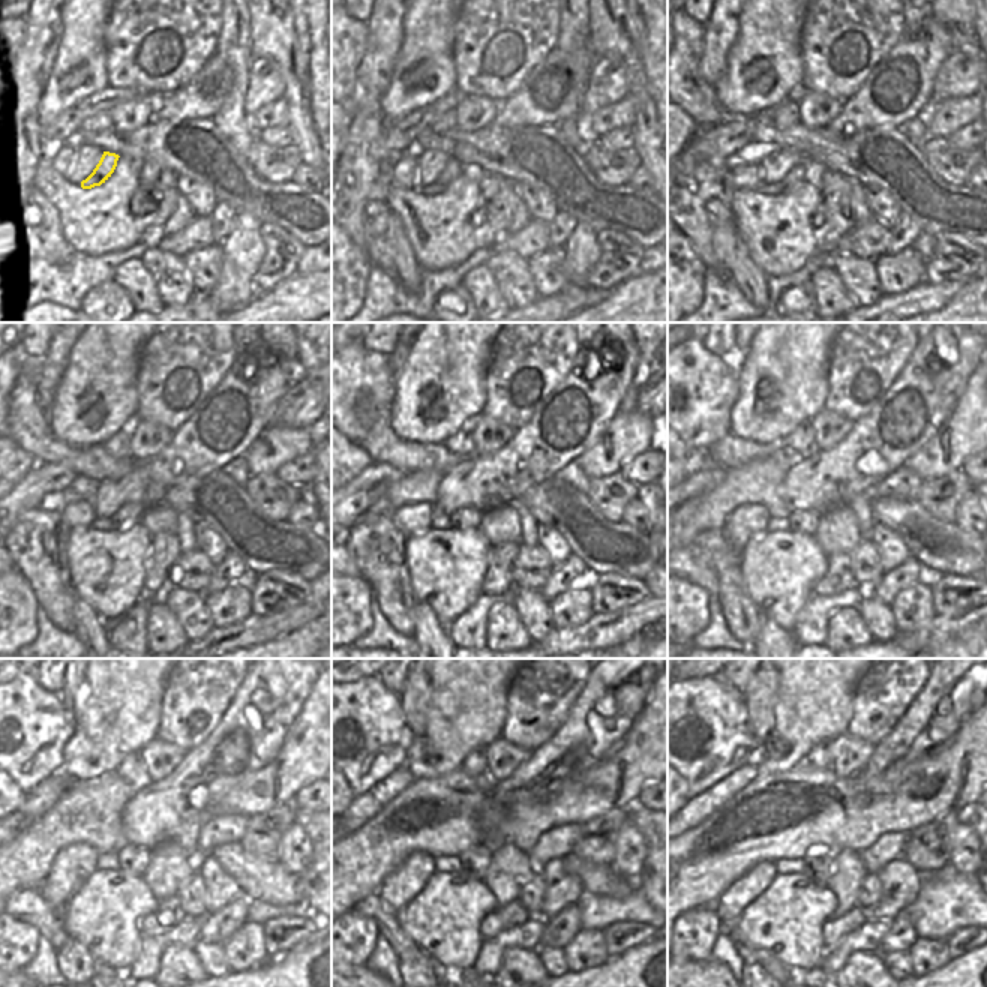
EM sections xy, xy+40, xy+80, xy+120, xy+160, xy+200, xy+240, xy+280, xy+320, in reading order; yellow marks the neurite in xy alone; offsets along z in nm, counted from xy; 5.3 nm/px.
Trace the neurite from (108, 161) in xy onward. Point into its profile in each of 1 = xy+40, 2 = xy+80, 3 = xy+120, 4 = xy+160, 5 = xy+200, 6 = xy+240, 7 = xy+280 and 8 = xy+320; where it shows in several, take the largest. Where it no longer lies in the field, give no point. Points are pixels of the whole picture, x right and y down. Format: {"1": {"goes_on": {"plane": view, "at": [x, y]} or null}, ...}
{"1": {"goes_on": {"plane": "xy+40", "at": [453, 168]}}, "2": {"goes_on": {"plane": "xy+80", "at": [800, 173]}}, "3": {"goes_on": {"plane": "xy+120", "at": [129, 515]}}, "4": {"goes_on": {"plane": "xy+160", "at": [467, 518]}}, "5": {"goes_on": {"plane": "xy+200", "at": [800, 521]}}, "6": {"goes_on": {"plane": "xy+240", "at": [134, 860]}}, "7": {"goes_on": {"plane": "xy+280", "at": [474, 861]}}, "8": {"goes_on": {"plane": "xy+320", "at": [818, 863]}}}

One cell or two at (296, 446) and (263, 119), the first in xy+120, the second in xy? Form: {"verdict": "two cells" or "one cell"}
{"verdict": "one cell"}

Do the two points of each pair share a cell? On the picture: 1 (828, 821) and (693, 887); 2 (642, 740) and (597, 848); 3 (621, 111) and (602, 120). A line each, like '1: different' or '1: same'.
1: same
2: different
3: same

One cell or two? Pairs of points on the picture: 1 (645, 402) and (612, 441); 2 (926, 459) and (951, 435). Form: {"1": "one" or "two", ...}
{"1": "two", "2": "one"}

